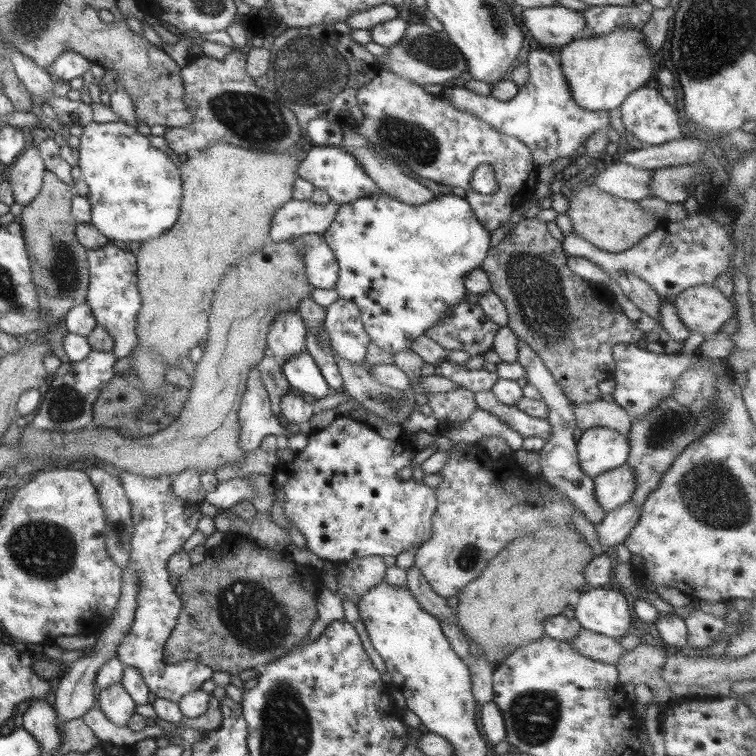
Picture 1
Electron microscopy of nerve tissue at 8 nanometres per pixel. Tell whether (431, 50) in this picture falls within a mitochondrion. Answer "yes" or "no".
yes

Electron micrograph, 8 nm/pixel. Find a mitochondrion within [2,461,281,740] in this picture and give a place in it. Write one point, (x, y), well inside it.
(45, 551)

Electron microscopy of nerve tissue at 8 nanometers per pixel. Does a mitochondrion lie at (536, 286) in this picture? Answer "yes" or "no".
yes

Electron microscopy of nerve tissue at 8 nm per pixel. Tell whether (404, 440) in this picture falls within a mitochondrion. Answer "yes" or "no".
no

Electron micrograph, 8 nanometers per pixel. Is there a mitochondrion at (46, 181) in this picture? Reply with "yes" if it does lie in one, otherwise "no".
no

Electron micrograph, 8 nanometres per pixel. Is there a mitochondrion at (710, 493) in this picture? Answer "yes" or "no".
yes

